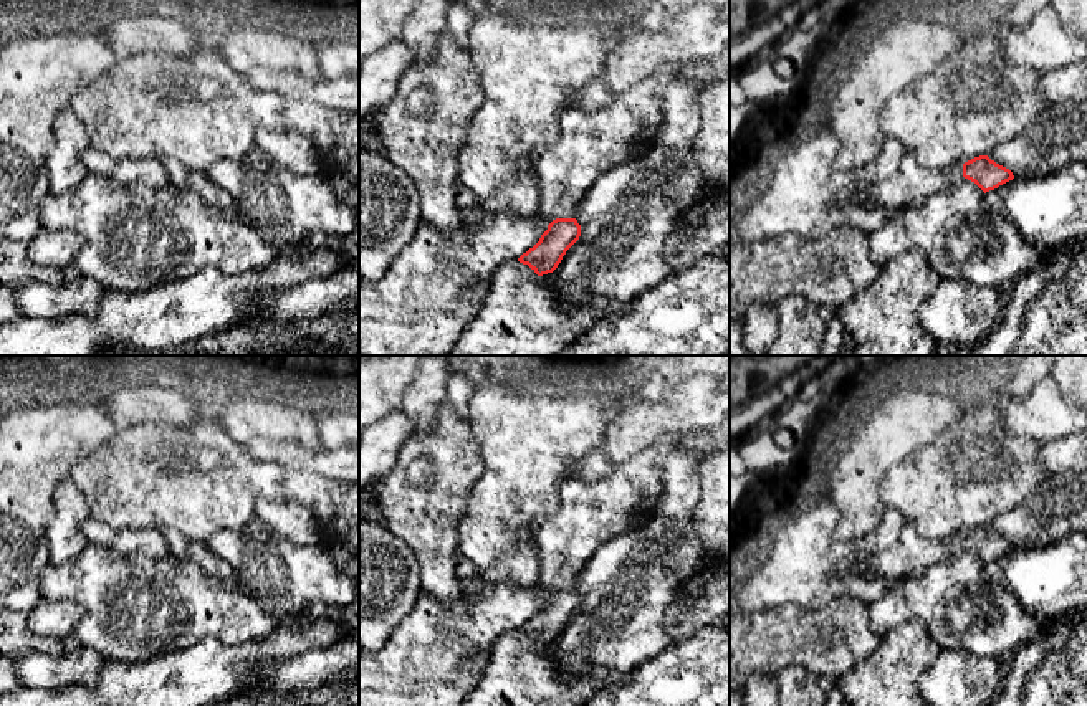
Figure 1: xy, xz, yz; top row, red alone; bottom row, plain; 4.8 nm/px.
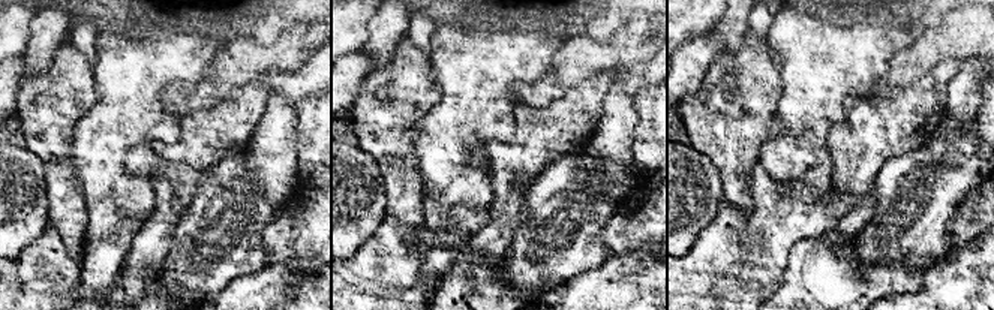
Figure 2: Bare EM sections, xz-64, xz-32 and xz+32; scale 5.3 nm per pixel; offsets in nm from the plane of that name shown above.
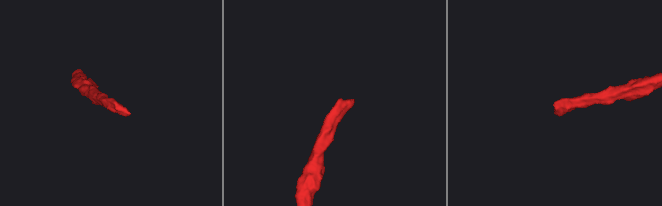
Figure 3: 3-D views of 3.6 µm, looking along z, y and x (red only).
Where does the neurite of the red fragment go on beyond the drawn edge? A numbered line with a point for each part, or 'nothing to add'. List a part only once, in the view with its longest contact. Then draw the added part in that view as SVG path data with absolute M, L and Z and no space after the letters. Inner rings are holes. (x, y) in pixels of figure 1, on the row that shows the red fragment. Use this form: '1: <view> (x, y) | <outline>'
1: xz (589, 143) | M662 68L650 81L614 94L609 104L594 111L569 104L559 107L559 136L534 147L531 155L539 180L543 217L576 218L579 203L602 172L644 157L647 144L658 131L663 88L675 74L675 68Z

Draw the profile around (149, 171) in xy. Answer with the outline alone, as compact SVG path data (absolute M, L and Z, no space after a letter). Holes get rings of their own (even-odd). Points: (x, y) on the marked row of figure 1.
M86 147L79 154L88 174L98 174L117 182L142 182L159 188L170 184L170 177L162 159L114 159L99 149Z

